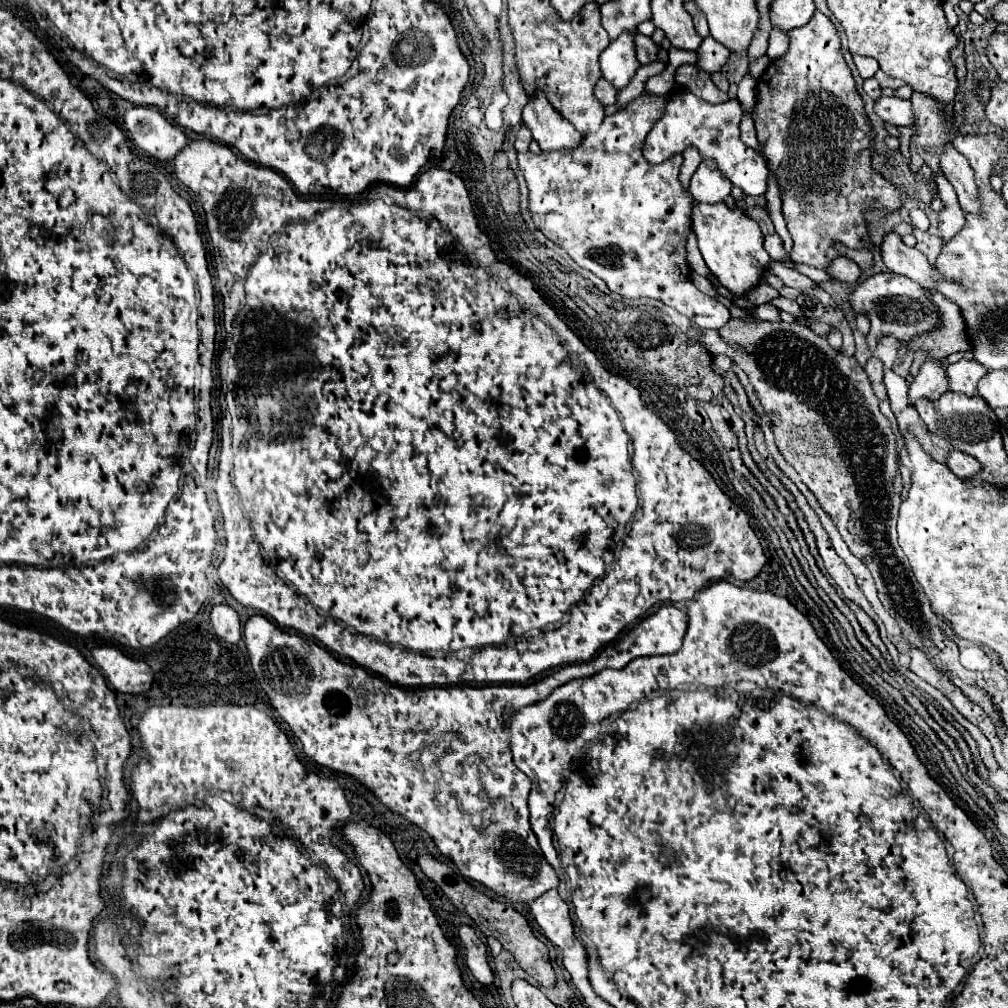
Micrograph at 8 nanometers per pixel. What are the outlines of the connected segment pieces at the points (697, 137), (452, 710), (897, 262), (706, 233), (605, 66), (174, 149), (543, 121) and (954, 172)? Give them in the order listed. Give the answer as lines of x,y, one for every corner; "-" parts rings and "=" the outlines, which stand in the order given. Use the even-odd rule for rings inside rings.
677,88
671,92
667,108
663,118
651,128
643,156
651,164
659,164
673,154
683,152
689,144
695,144
701,152
701,158
705,160
715,160
721,172
735,184
739,186
745,194
749,196
763,196
767,192
767,178
769,178
769,168
767,160
749,148
747,144
741,142
739,138
739,120
741,120
741,106
737,100
727,100
721,104
709,104
695,94
691,94
685,88
=
663,604
659,610
631,630
625,632
625,650
607,650
599,656
599,668
595,660
563,666
549,676
537,680
537,684
491,684
491,686
455,685
447,687
399,688
387,684
387,680
367,672
359,664
345,664
323,646
307,640
295,632
281,630
269,618
255,614
243,626
245,646
255,676
269,696
273,708
291,726
301,740
305,754
317,764
343,772
359,780
367,790
375,794
391,812
403,816
411,824
419,826
435,842
441,856
453,860
457,870
497,896
511,902
533,902
537,896
559,886
559,876
545,860
537,838
529,826
527,796
531,780
513,764
511,758
511,732
509,720
523,706
535,704
551,694
557,686
573,680
597,674
607,662
607,668
623,668
627,662
639,656
673,654
681,648
687,630
687,614
677,606
-
425,750
431,750
429,758
=
895,232
885,234
881,244
881,258
895,274
903,274
931,292
937,292
937,282
943,280
937,268
929,264
929,260
917,248
907,248
901,242
901,236
=
723,202
719,204
695,204
693,206
693,232
697,234
699,252
711,270
711,274
733,294
733,308
739,310
737,316
751,320
755,304
747,298
747,292
753,290
765,268
769,264
769,254
763,248
763,234
753,218
747,216
741,208
729,208
=
623,32
619,38
611,40
599,58
603,78
609,80
617,90
625,88
635,70
641,66
635,54
635,34
637,32
=
131,108
125,126
135,144
159,160
173,160
187,146
187,136
155,108
=
537,92
537,96
531,98
531,104
523,110
523,122
541,150
571,150
581,142
581,134
575,126
549,104
543,92
=
947,144
941,154
941,168
957,192
961,210
979,216
983,202
979,200
979,186
975,184
975,172
971,170
969,162
953,146

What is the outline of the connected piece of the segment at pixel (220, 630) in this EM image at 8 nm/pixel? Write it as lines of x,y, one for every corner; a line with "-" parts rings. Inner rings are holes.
213,606
211,624
219,638
231,644
237,644
241,640
241,622
231,606

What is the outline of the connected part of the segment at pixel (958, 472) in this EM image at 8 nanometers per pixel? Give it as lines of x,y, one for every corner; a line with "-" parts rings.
955,450
947,458
947,466
957,478
973,478
983,468
973,456
967,456
967,454
961,454
961,452
955,452

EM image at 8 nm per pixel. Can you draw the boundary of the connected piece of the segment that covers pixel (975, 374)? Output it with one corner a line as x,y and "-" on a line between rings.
961,358
959,362
947,368
947,374
949,374
949,390
961,392
965,396
975,396
977,380
981,380
983,374
987,374
987,370
977,360

